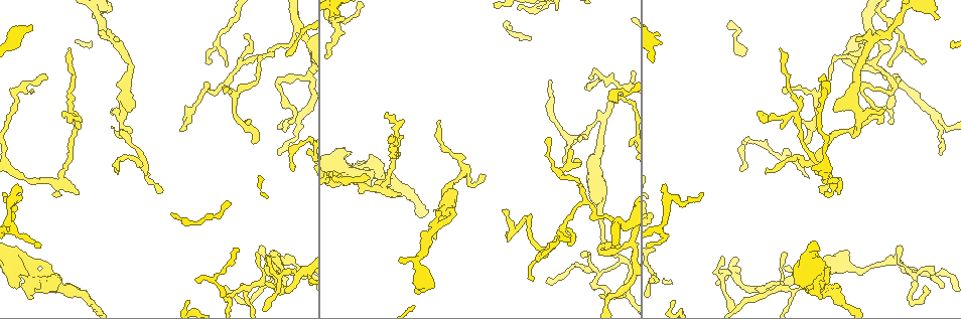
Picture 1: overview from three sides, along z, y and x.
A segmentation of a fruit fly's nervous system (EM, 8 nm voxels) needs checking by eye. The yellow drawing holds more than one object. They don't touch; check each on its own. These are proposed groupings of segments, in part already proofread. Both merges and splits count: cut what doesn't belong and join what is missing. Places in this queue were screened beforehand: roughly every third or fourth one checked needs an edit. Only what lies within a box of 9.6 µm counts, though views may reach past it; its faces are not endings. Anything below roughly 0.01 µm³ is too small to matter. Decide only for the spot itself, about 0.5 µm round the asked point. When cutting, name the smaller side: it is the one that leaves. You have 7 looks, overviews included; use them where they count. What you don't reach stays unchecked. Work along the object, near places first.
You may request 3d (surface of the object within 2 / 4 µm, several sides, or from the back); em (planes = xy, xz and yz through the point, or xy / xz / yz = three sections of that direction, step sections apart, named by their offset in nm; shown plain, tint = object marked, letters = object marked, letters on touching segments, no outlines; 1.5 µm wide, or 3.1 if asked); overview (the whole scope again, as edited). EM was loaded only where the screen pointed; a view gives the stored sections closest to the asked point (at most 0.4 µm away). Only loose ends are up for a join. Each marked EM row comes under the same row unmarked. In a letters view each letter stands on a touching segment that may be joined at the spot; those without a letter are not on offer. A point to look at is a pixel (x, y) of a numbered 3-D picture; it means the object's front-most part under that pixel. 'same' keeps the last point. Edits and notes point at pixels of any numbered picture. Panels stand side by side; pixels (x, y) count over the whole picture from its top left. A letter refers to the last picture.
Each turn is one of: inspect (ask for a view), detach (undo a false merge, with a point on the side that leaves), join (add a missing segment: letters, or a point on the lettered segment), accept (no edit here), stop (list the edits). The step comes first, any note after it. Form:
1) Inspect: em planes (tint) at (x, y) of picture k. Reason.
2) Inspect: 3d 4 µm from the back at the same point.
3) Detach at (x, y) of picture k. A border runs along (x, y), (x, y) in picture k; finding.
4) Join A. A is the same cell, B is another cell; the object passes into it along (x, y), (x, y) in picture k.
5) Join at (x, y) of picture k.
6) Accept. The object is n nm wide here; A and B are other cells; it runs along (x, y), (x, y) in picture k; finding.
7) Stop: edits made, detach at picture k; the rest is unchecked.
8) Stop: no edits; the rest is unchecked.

Inspect: em planes (tint) at (892, 65) of picture 1. Branch stops here.

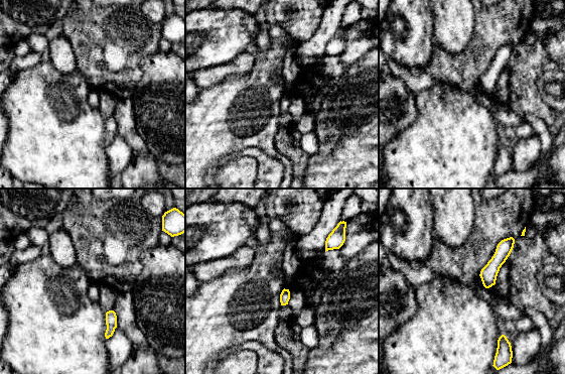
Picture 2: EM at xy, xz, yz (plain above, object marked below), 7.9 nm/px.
Inspect: em planes (letters) at the same point.

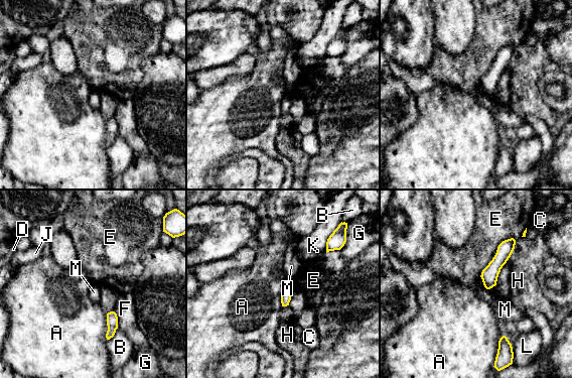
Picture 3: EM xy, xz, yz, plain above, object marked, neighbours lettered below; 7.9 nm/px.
Accept. A, B, C, D, E, F, G, H, J, K, L and M are other cells; it runs along (512, 241), (490, 272), (487, 285) in picture 3; none of them fits.

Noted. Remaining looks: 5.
Inspect: em planes (letters) at (627, 226) of picture 1. Sudden change in width.

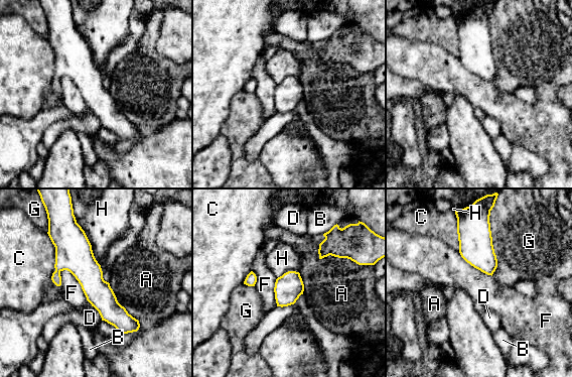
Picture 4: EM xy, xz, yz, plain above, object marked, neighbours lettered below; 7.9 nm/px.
Accept. The object is 220 nm wide here; A, B, C, D, F, G and H are other cells; a border runs along (75, 219), (108, 282) in picture 4; one neuron here.

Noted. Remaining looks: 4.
Inspect: 3d 2 µm at (246, 123) of picture 1. Branch stops here.

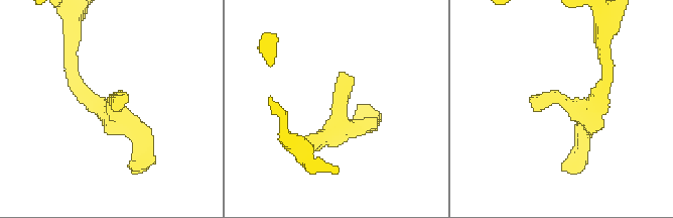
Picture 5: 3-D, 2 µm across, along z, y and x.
Inspect: em yz step 4 (letters) at (531, 99) of picture 5.

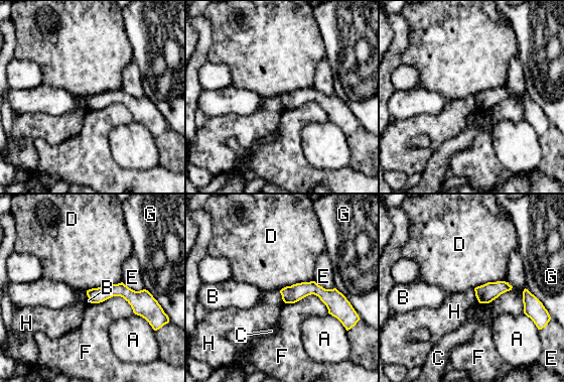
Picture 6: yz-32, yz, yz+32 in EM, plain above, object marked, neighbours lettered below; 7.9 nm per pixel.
Inspect: em planes (letters) at the same point. Another direction.

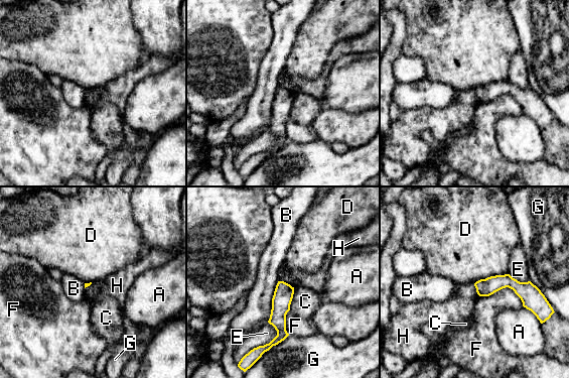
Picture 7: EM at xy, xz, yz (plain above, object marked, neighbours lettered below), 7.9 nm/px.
Accept. A, B, C, D, E, F, G and H are other cells; a border runs along (279, 280), (283, 280), (294, 287) in picture 7; no lettered segment goes on from it.

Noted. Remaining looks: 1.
Stop: no edits; the rest is unchecked.

